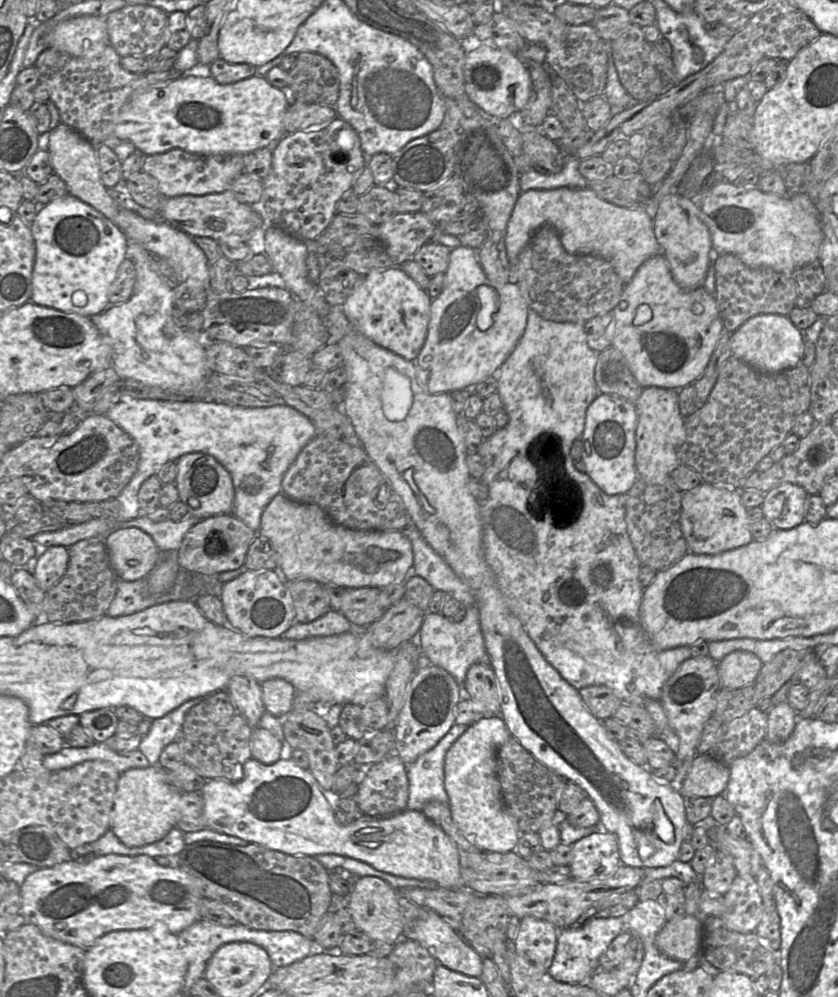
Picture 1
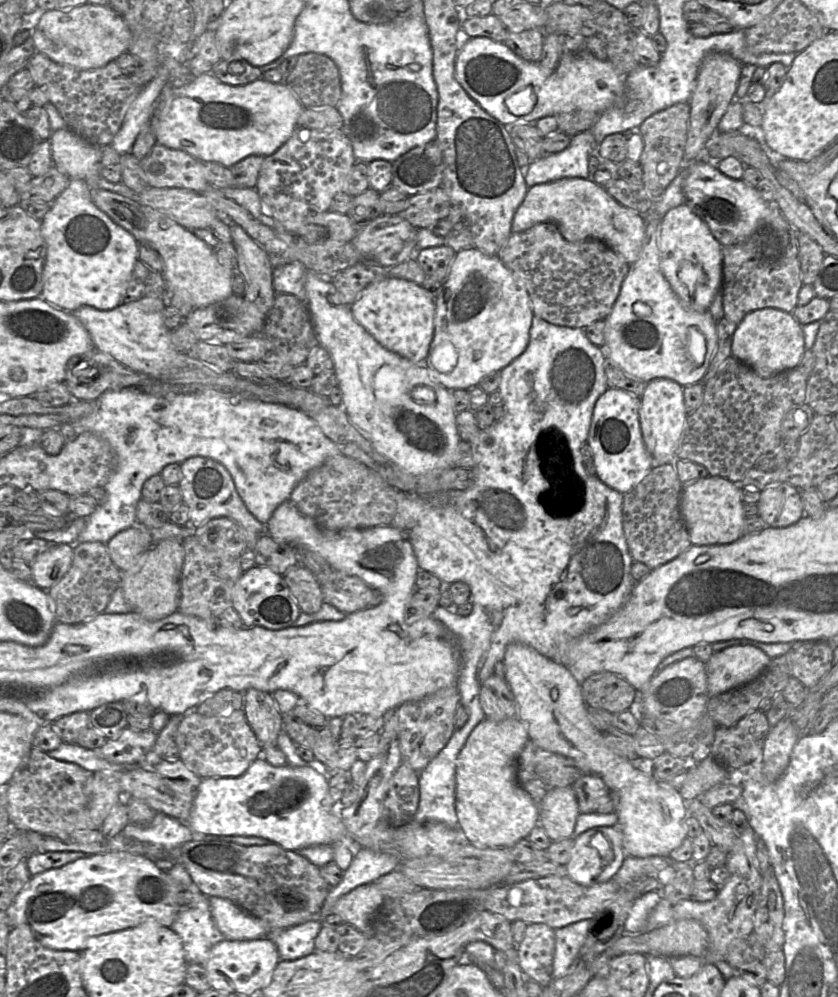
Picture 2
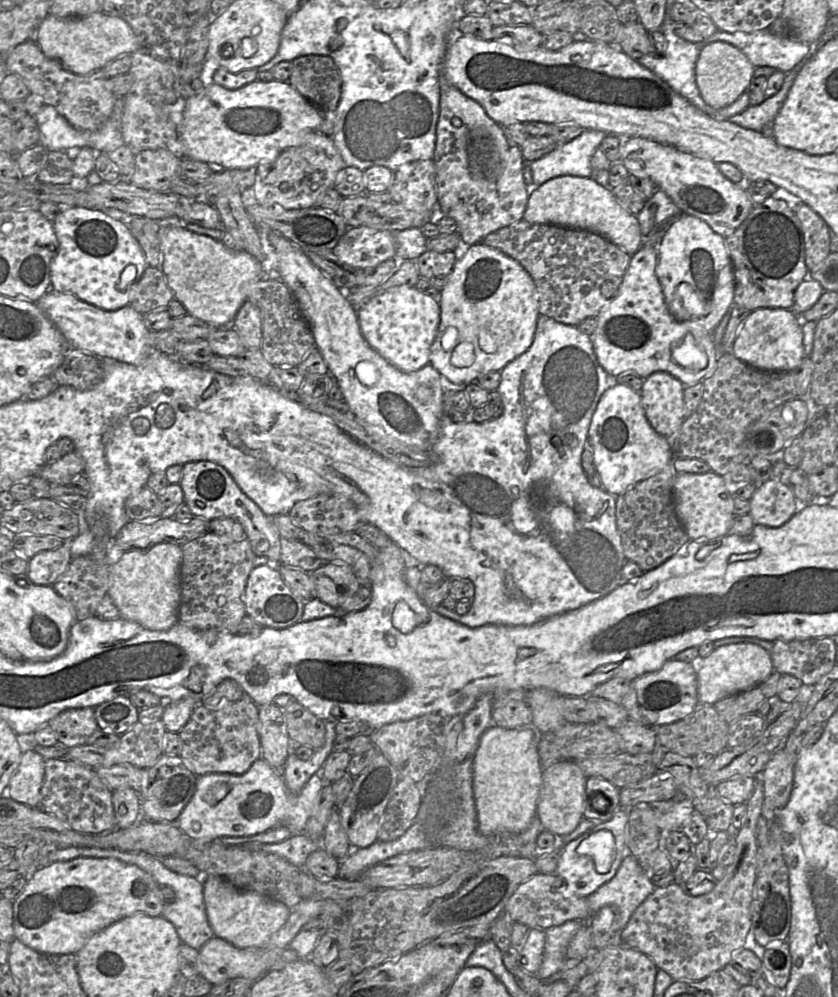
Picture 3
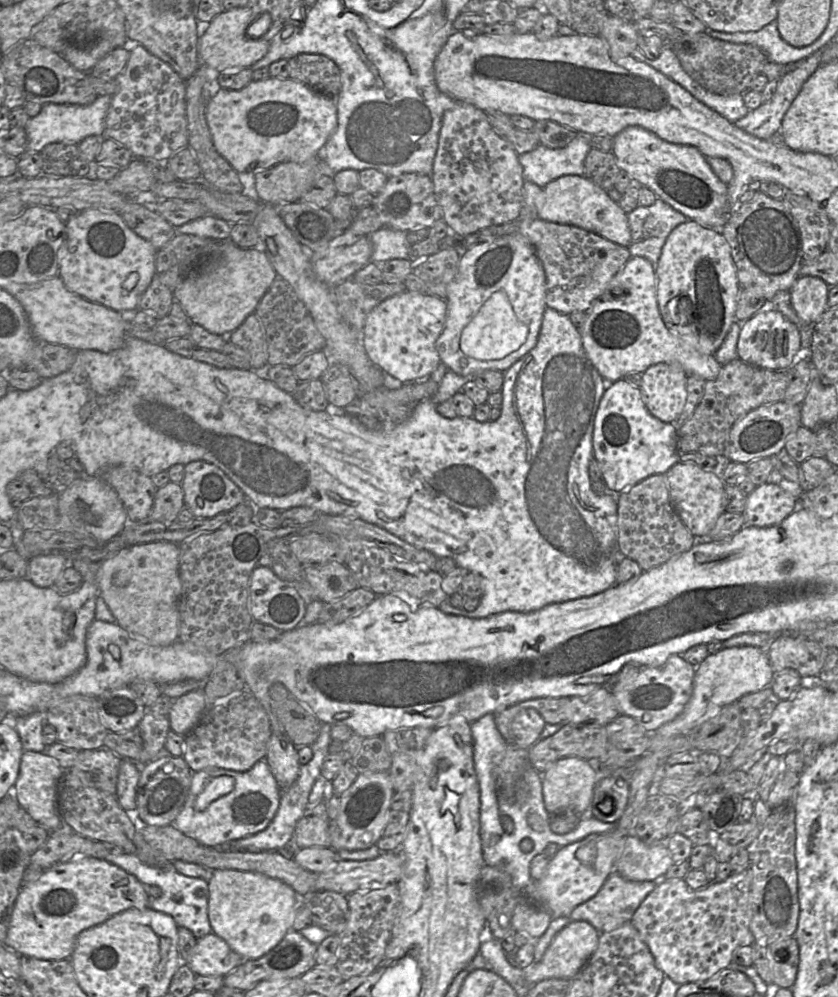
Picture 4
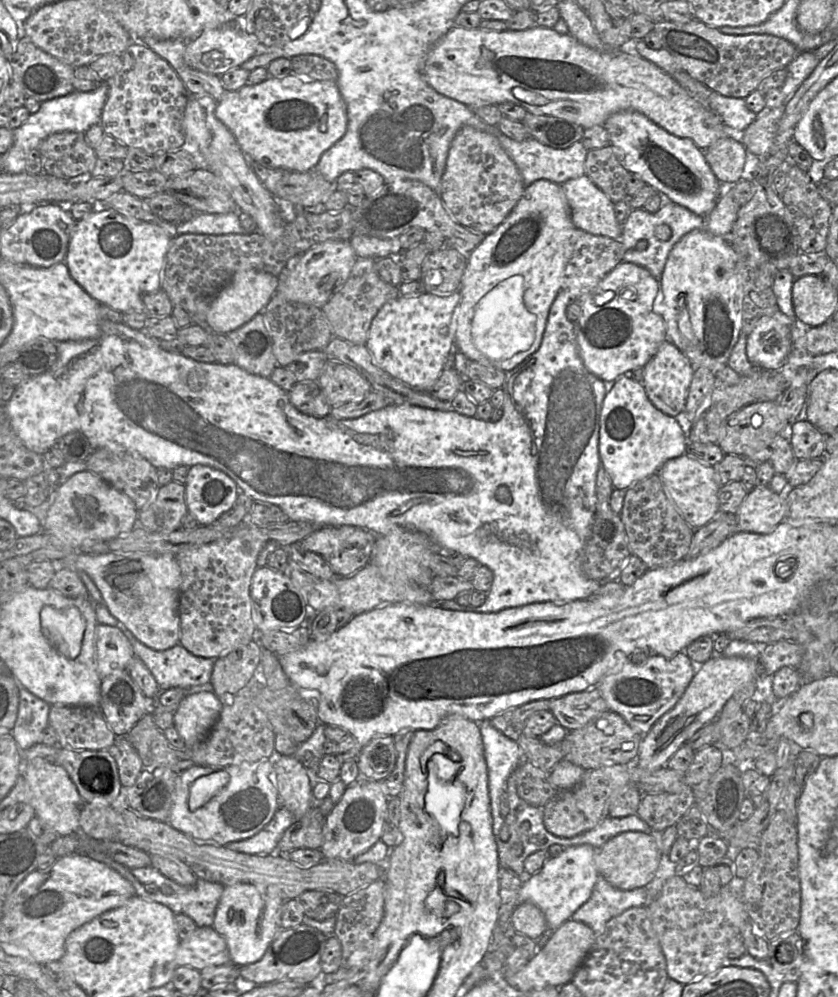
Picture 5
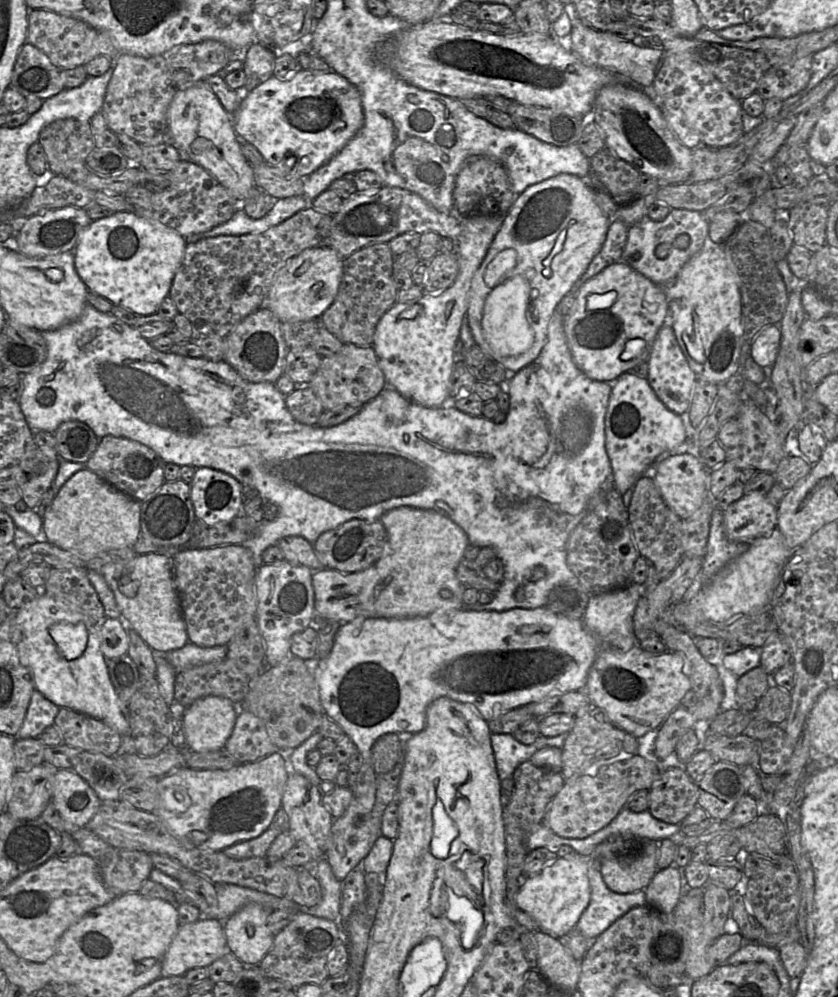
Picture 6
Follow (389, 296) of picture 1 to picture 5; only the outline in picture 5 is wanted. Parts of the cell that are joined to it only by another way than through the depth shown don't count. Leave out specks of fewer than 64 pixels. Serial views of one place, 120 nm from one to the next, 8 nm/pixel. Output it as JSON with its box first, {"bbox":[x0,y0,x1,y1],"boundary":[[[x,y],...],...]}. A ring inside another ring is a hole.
{"bbox":[365,291,459,391],"boundary":[[[458,291],[447,296],[427,292],[419,296],[398,296],[384,304],[374,317],[365,346],[377,365],[392,377],[418,391],[430,389],[444,370],[451,347],[455,345],[455,309],[459,300]]]}

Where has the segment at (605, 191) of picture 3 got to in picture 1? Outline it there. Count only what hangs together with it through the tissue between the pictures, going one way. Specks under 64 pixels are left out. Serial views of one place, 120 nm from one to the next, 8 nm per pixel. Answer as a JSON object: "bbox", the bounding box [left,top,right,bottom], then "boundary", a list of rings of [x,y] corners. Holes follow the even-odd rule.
{"bbox":[505,187,661,284],"boundary":[[[559,187],[521,192],[507,224],[505,248],[510,266],[515,265],[520,252],[526,247],[534,233],[543,225],[553,226],[559,234],[563,248],[574,255],[595,255],[611,263],[615,272],[627,284],[638,268],[650,257],[661,253],[661,247],[654,233],[653,218],[643,208],[620,207],[600,198],[589,187]]]}

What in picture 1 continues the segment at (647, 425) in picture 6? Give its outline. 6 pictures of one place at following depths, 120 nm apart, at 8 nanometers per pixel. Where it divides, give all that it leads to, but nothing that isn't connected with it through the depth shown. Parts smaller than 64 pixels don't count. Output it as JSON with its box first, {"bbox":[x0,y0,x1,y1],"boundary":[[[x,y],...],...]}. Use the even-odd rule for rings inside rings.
{"bbox":[583,394,638,495],"boundary":[[[602,394],[586,412],[583,461],[586,474],[607,495],[627,494],[638,479],[635,463],[637,410],[635,403],[612,394]]]}

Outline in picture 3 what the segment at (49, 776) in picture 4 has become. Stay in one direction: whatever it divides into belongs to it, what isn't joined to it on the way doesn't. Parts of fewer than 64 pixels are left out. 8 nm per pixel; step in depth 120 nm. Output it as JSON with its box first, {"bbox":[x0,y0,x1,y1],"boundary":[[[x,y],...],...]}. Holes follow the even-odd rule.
{"bbox":[2,750,45,808],"boundary":[[[34,750],[22,753],[21,761],[2,796],[33,808],[40,808],[45,759]]]}

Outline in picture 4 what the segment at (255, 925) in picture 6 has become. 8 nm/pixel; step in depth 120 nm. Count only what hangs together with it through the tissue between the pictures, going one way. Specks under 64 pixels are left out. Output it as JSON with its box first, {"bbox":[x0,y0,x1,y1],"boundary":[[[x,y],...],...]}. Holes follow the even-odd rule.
{"bbox":[208,869,297,960],"boundary":[[[216,869],[208,887],[208,918],[212,932],[245,960],[267,954],[292,930],[297,894],[283,881],[256,872]]]}

